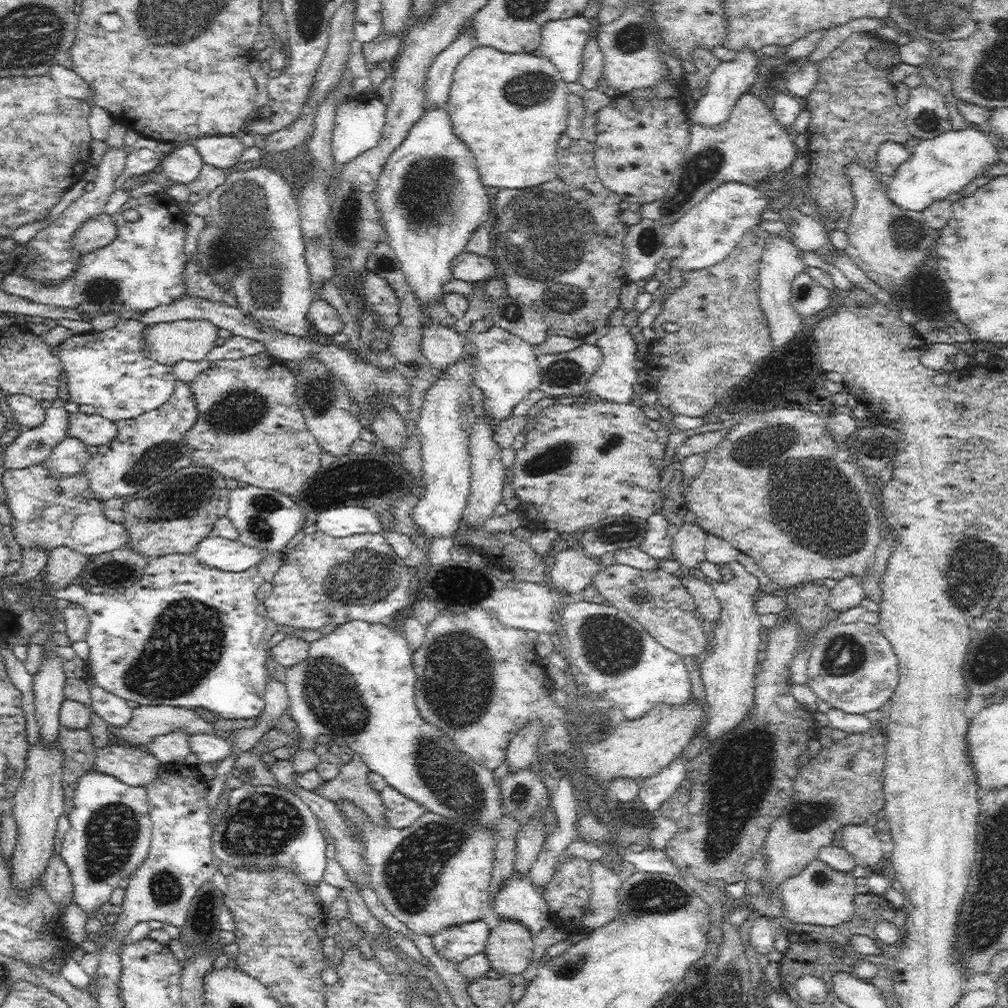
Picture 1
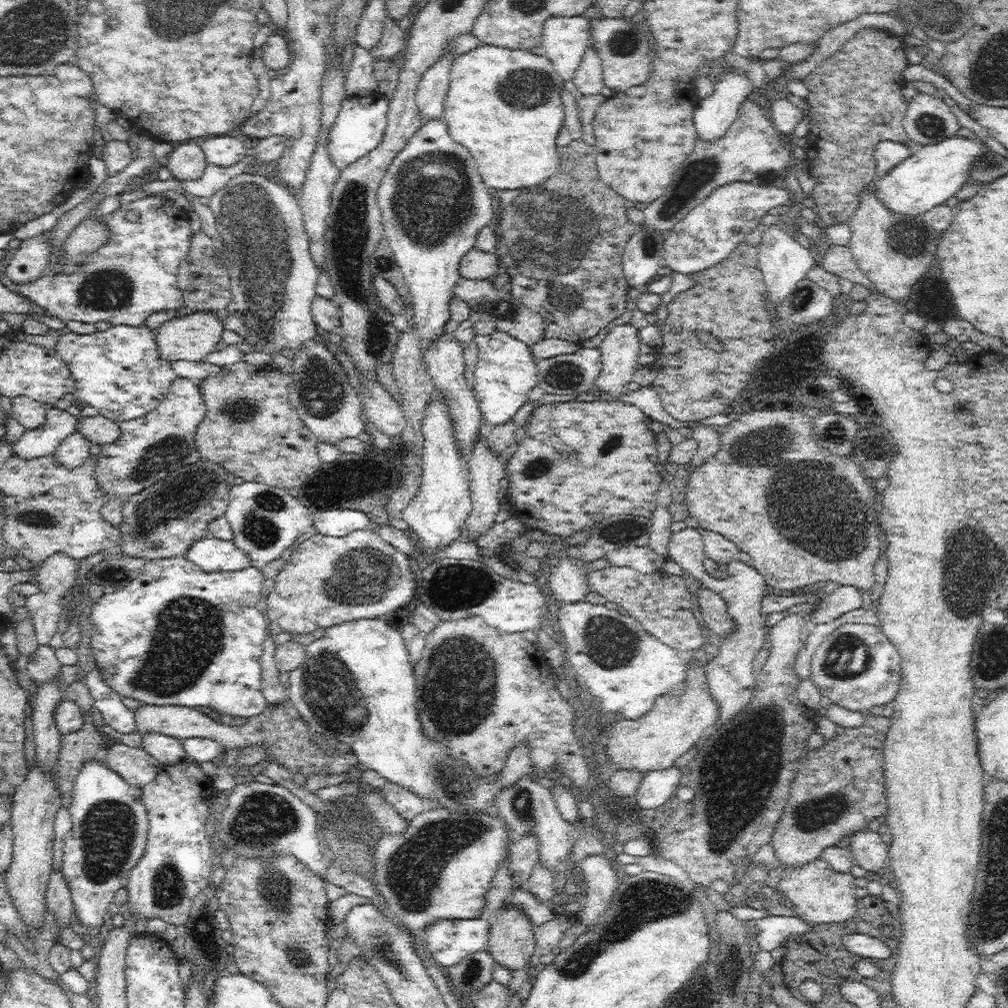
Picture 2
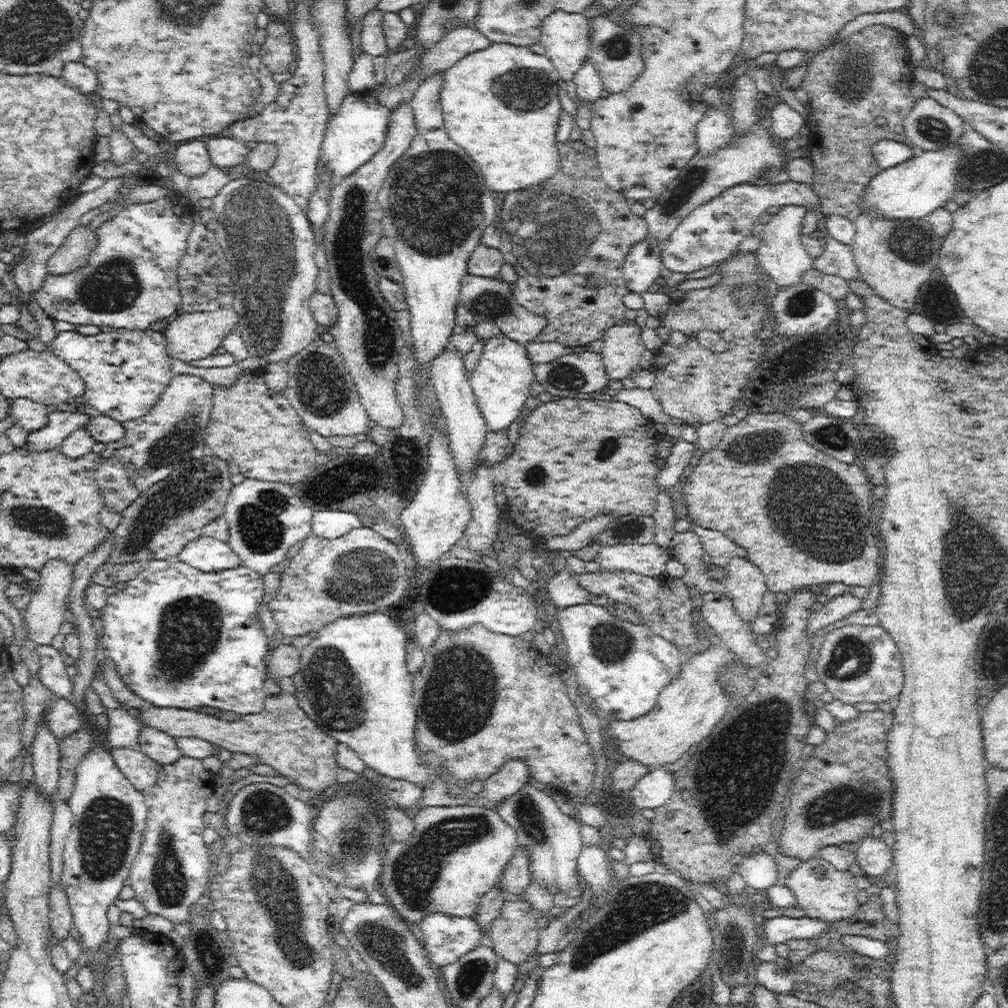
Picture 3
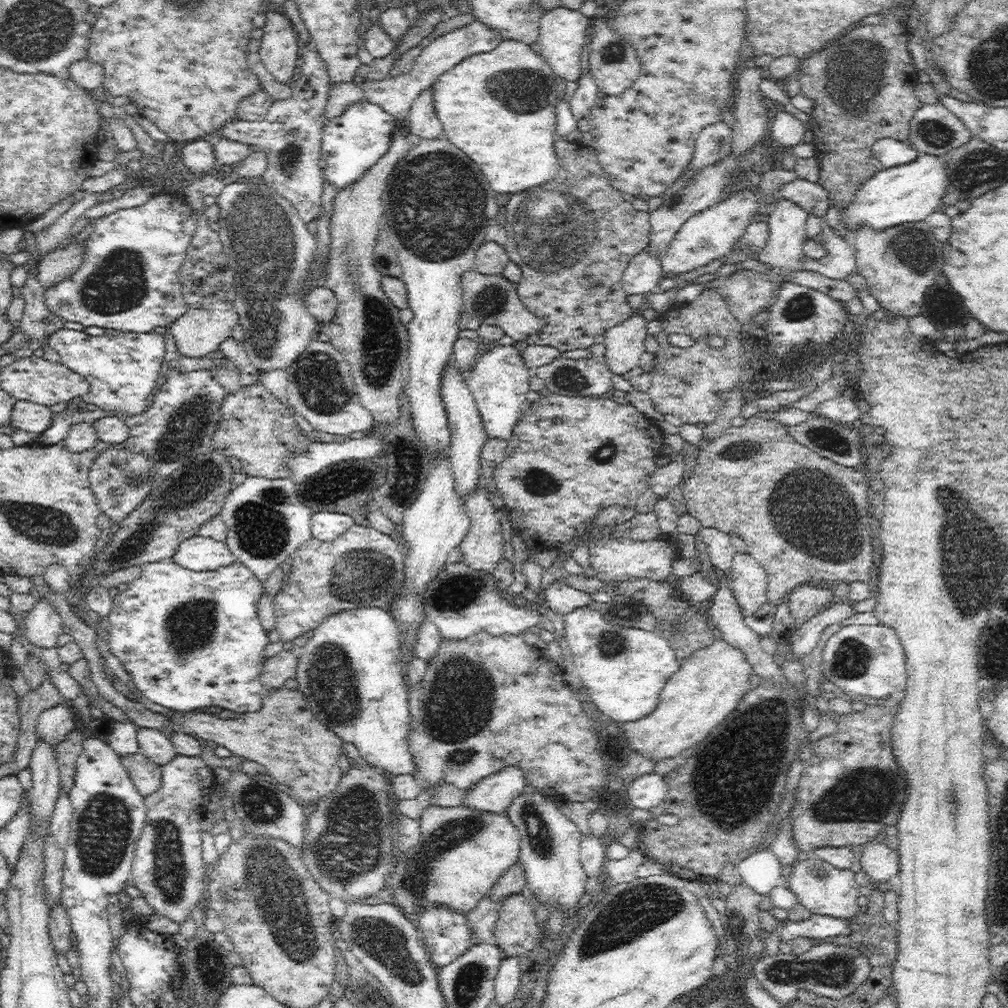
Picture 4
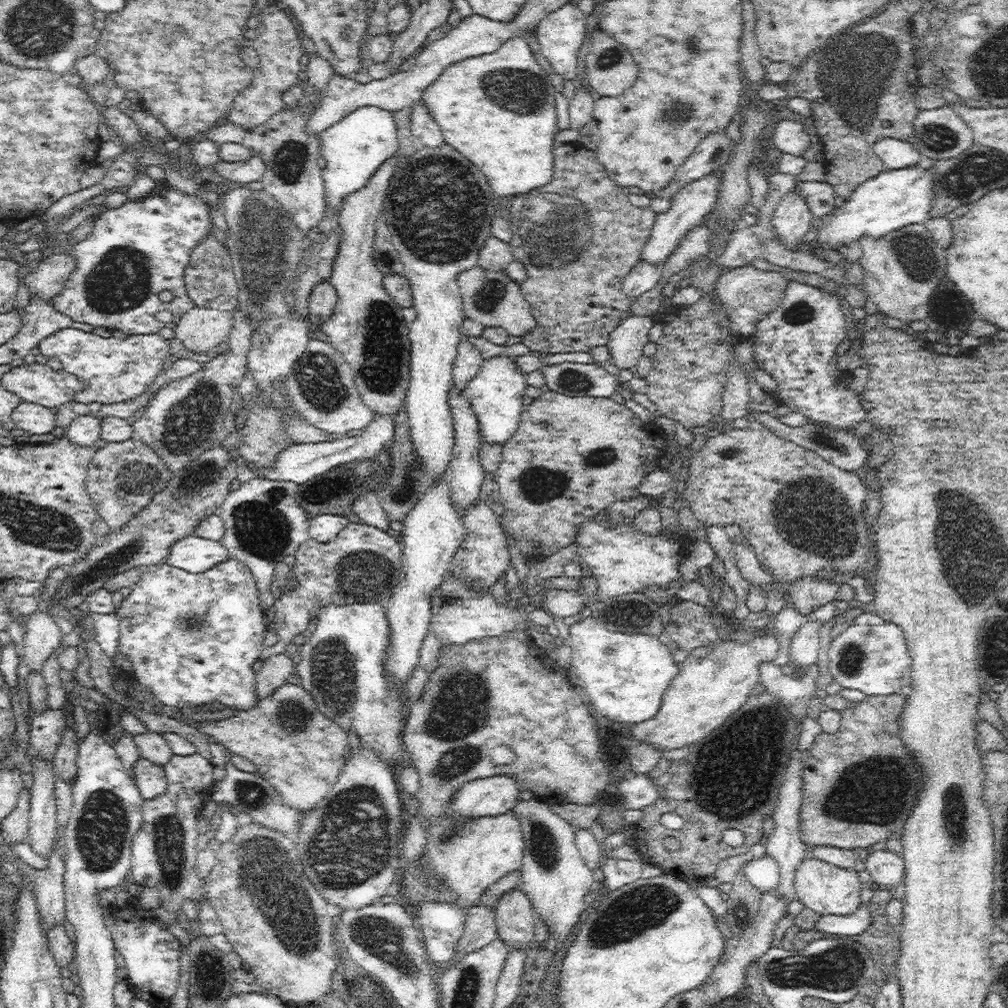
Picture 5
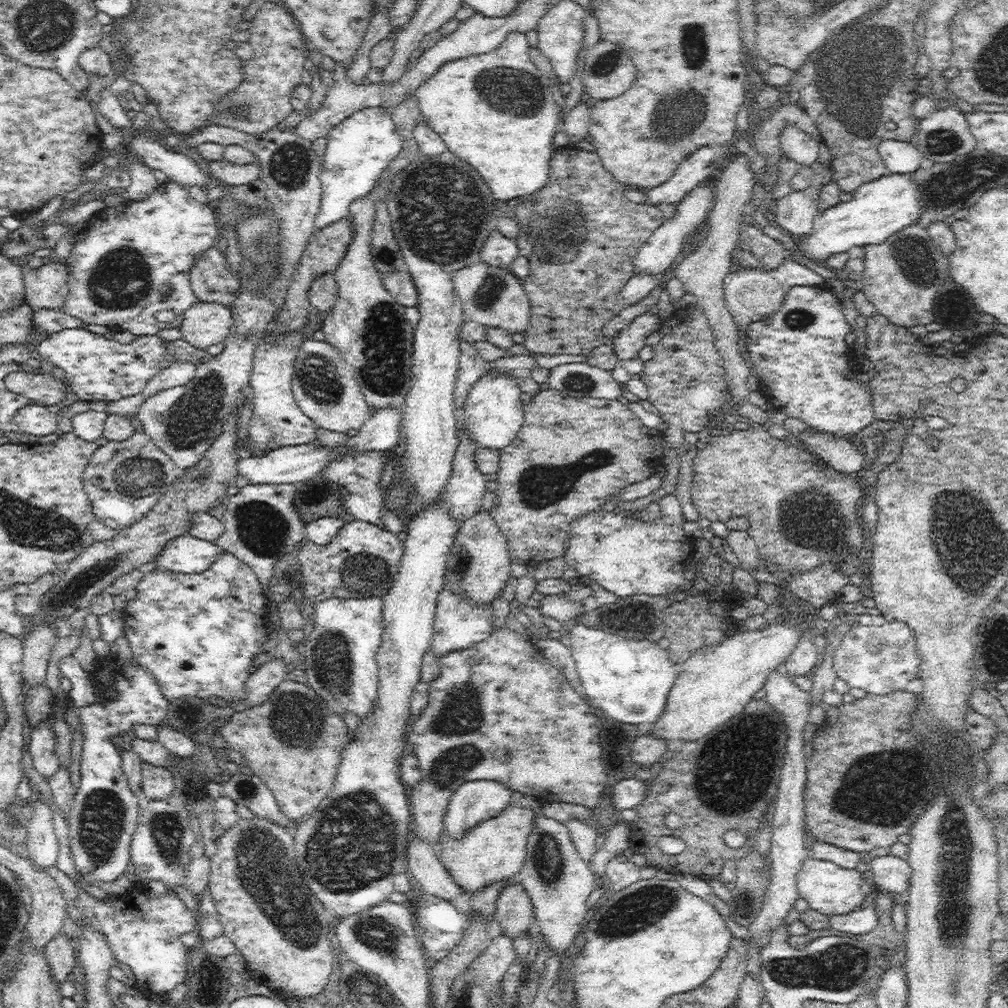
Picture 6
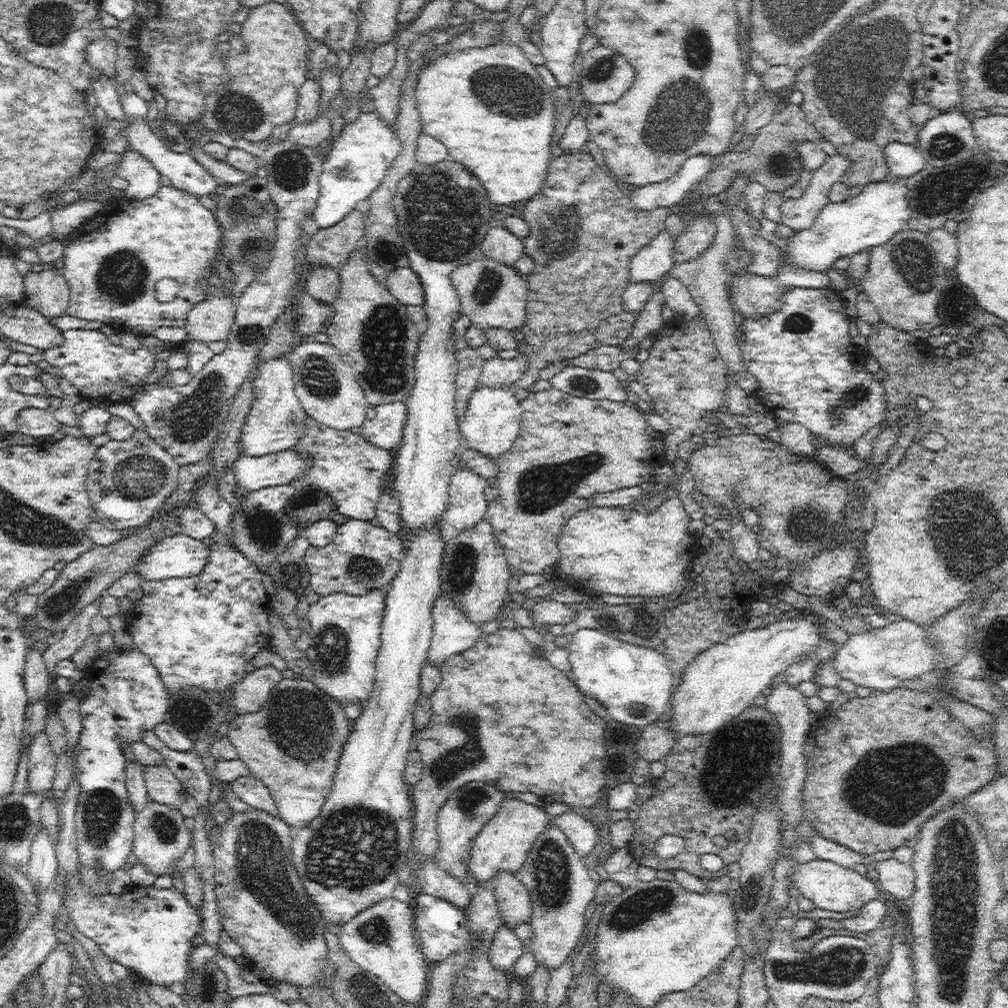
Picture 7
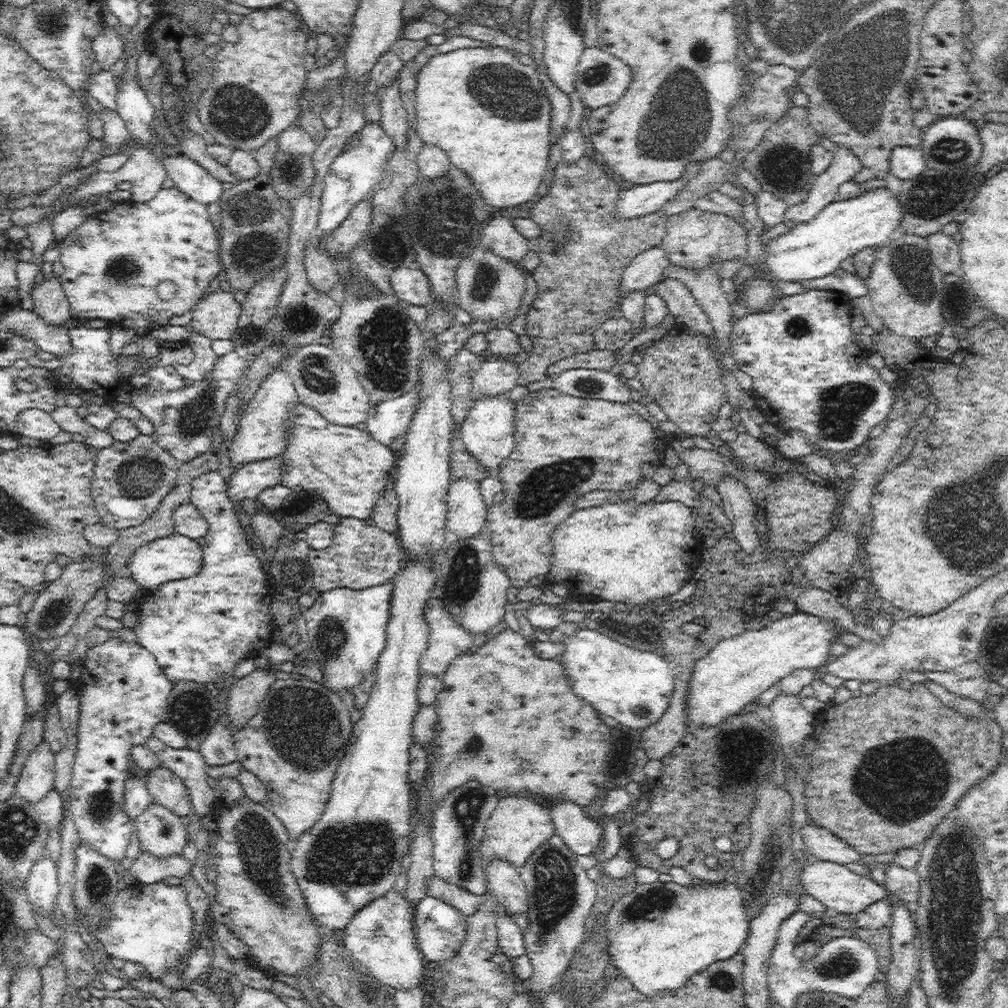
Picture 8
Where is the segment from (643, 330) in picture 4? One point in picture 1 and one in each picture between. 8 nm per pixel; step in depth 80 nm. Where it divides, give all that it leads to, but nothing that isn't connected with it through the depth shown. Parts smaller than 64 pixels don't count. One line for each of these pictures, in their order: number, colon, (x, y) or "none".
1: (613, 381)
2: (619, 348)
3: (622, 348)

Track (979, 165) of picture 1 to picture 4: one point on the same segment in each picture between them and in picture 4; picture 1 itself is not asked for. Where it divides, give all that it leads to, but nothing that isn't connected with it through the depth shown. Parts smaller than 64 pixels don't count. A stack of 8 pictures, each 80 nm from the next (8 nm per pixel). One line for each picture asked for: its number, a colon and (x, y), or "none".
2: (927, 178)
3: (913, 189)
4: (908, 193)

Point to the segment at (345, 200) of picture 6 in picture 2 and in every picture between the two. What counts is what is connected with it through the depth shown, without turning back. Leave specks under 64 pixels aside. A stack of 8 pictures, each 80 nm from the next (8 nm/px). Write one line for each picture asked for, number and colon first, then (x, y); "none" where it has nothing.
2: (359, 127)
3: (353, 135)
4: (350, 144)
5: (351, 150)

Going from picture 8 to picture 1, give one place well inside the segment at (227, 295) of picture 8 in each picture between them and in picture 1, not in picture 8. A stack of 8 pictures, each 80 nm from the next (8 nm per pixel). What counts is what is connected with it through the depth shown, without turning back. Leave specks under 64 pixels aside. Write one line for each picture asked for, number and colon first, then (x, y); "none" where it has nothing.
1: (168, 342)
2: (191, 337)
3: (189, 336)
4: (197, 332)
5: (200, 329)
6: (205, 324)
7: (211, 320)

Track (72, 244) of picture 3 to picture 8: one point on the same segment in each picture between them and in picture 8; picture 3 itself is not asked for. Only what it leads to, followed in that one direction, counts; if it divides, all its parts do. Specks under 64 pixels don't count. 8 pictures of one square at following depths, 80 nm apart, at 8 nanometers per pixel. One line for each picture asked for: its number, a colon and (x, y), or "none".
4: (54, 267)
5: (46, 280)
6: (45, 287)
7: (47, 291)
8: (51, 304)

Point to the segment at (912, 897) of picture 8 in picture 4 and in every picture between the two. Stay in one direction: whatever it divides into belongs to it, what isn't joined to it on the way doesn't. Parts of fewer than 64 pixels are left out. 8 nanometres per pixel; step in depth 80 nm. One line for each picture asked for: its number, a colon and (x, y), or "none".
4: (878, 860)
5: (886, 868)
6: (891, 874)
7: (895, 877)

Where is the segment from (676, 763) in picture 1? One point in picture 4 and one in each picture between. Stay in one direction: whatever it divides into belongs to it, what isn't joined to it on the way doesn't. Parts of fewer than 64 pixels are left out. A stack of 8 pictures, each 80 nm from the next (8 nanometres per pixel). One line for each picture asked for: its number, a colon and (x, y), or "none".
2: (657, 786)
3: (652, 790)
4: (646, 791)

